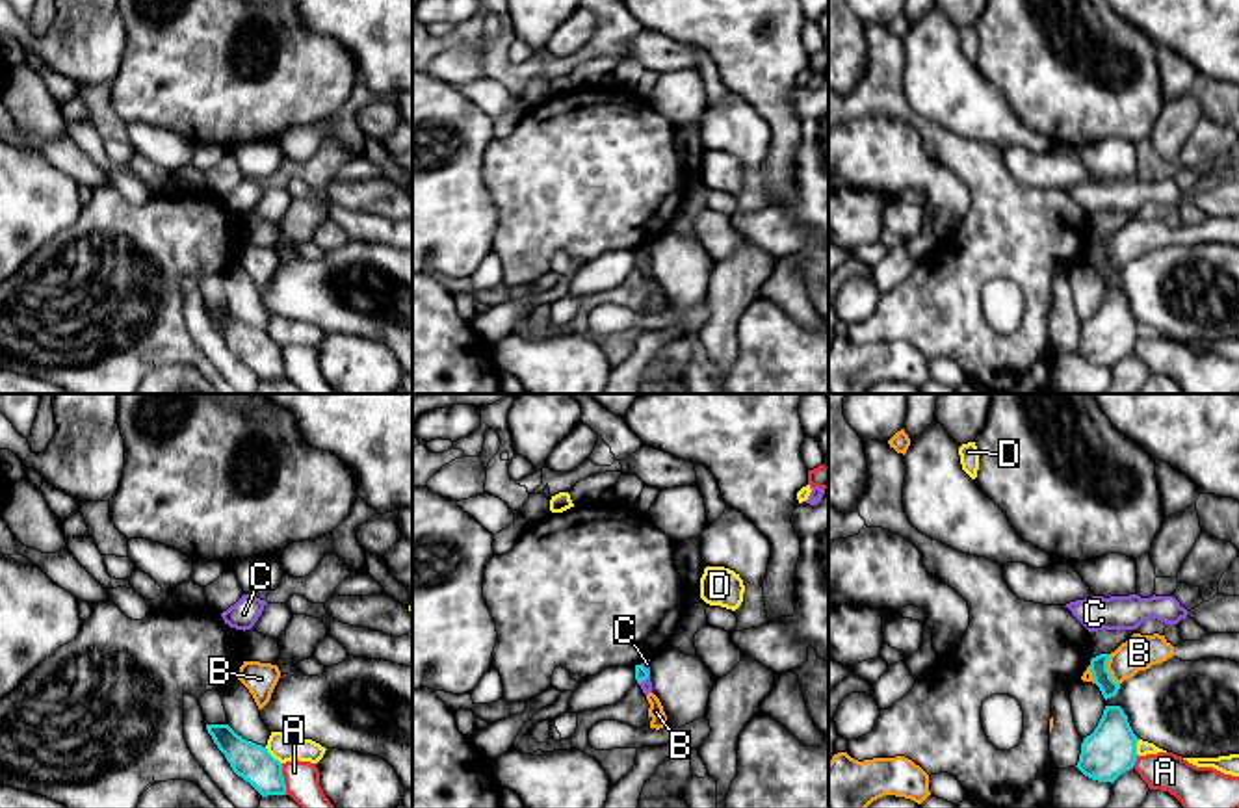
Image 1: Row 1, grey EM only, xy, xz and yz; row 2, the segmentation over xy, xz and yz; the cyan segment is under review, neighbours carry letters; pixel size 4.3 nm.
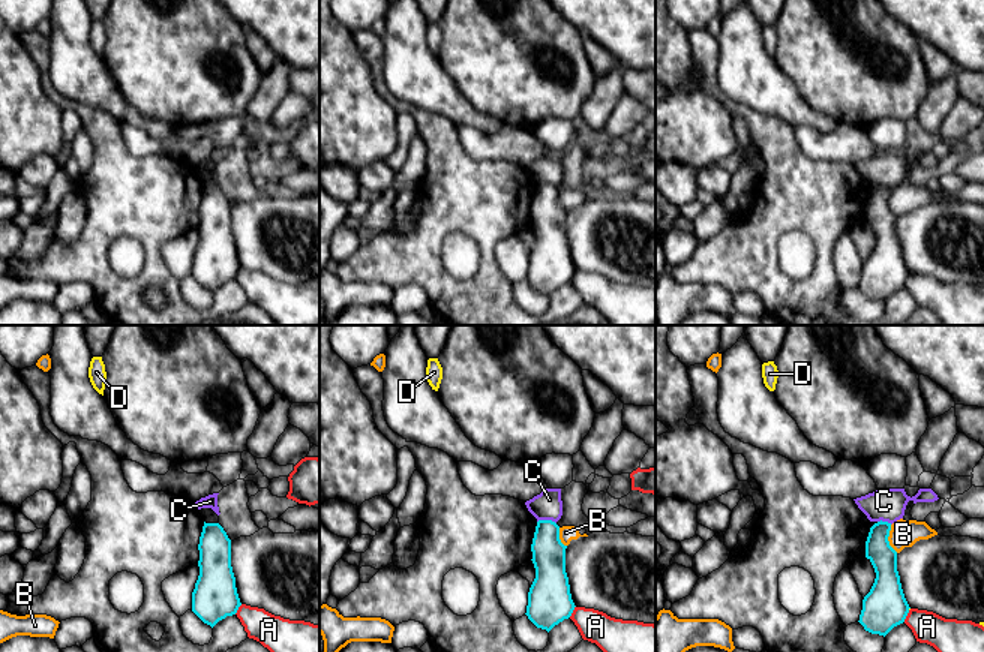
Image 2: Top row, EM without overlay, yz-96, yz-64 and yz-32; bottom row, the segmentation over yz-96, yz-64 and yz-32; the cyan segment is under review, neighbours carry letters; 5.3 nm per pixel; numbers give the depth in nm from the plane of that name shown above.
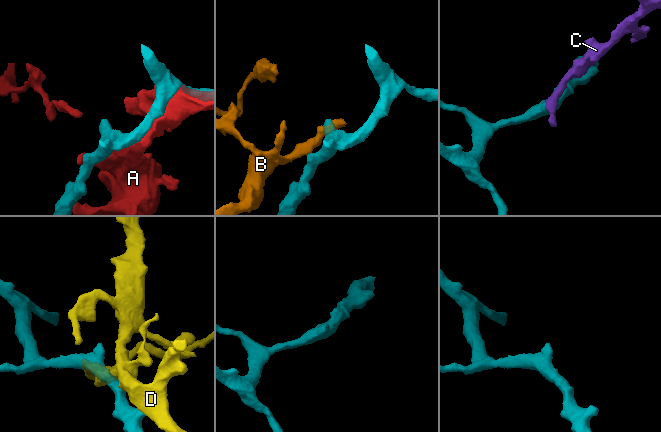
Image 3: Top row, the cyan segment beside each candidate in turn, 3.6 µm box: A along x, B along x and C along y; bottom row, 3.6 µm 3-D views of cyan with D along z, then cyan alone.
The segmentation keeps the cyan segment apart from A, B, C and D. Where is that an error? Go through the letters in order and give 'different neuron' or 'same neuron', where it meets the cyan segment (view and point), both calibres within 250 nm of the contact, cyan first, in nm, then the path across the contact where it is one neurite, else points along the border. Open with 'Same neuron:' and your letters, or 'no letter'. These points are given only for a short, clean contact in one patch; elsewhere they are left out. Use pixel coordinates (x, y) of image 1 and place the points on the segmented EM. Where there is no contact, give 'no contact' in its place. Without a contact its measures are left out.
Same neuron: no letter
A: different neuron | xy (283, 779) | 160/150 nm
B: different neuron | yz (1106, 669) | 80/160 nm
C: different neuron | xz (649, 673) | 60/50 nm | along xz (641, 664), (649, 675), (639, 684)
D: different neuron | xy (272, 756) | 160/120 nm

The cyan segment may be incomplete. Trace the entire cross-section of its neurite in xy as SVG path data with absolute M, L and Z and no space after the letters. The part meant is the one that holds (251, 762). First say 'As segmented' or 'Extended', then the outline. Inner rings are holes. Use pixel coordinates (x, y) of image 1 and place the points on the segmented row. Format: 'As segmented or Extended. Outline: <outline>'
As segmented. Outline: M206 724L206 730L225 754L232 771L262 797L286 795L282 763L266 747L243 739L228 724Z

